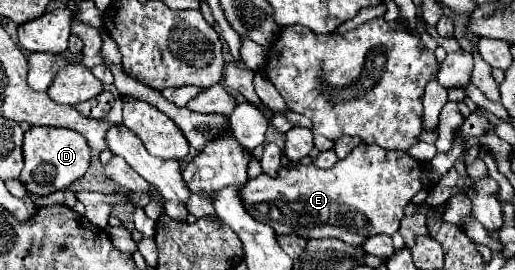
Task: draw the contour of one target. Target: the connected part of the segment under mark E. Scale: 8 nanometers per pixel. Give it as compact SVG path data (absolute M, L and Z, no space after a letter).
M358 144L344 160L338 160L332 168L320 170L314 164L294 164L292 168L280 168L278 176L272 178L268 174L260 174L250 180L244 188L244 204L246 210L260 222L274 228L278 236L296 234L302 238L342 238L346 244L364 244L370 236L388 234L392 236L400 228L400 220L404 216L404 208L410 200L426 188L430 166L422 166L416 158L412 158L404 150L384 150L378 144Z

